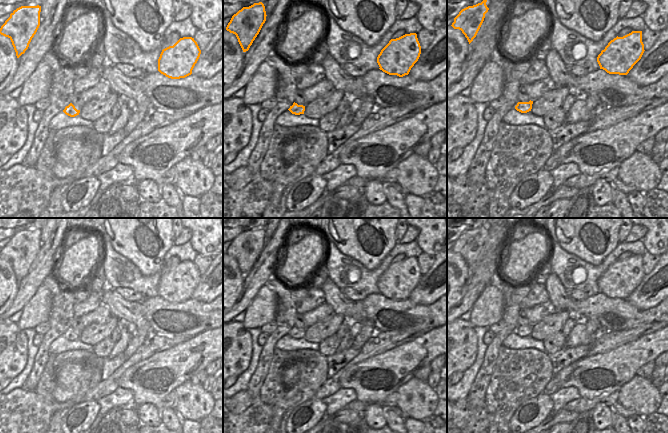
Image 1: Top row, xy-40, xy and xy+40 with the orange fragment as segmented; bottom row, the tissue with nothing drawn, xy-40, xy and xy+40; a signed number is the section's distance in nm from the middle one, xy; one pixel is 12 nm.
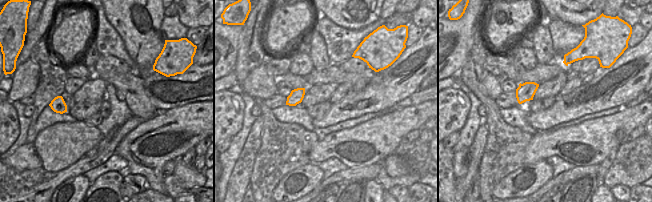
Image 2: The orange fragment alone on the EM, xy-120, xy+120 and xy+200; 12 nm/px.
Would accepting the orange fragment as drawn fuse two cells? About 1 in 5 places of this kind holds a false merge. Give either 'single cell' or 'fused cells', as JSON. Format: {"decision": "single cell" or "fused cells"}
{"decision": "single cell"}

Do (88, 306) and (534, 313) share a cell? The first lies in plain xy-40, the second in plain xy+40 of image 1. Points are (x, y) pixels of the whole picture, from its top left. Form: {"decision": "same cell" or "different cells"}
{"decision": "different cells"}

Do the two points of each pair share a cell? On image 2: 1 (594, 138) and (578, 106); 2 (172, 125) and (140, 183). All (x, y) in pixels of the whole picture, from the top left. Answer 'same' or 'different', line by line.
1: different
2: different

